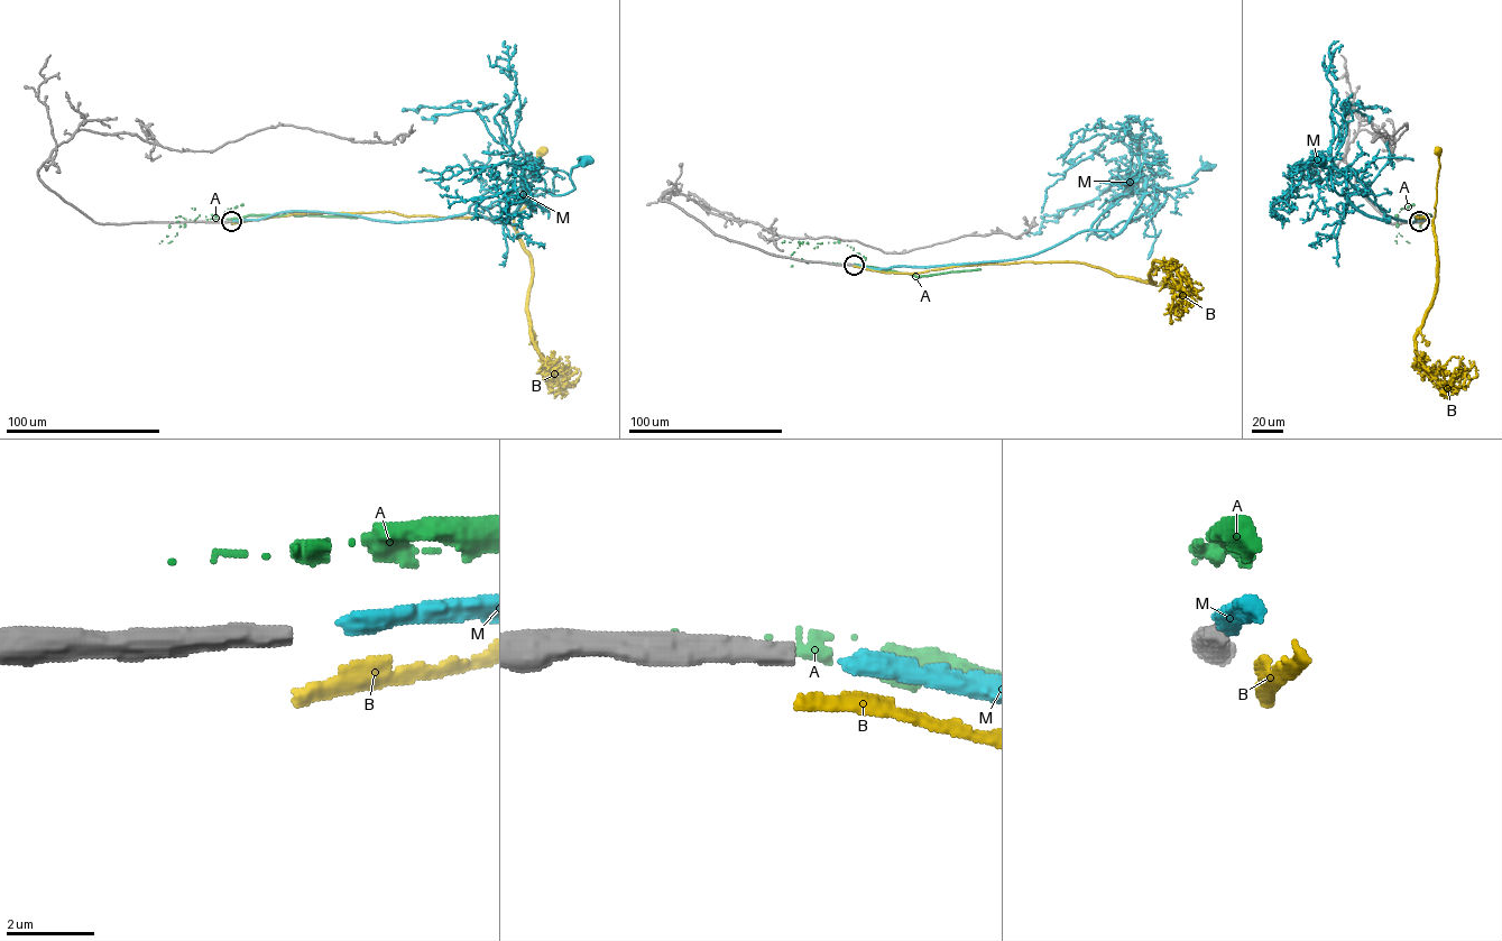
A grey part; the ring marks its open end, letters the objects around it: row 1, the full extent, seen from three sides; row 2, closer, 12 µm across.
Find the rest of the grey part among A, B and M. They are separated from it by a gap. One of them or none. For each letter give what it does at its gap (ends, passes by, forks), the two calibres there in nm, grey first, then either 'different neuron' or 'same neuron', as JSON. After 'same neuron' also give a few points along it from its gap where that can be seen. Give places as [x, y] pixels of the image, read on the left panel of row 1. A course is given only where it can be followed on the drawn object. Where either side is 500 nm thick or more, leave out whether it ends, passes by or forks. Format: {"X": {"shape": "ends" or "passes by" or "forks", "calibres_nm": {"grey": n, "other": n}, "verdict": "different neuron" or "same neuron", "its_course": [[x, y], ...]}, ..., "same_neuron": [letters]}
{"A": {"shape": "ends", "calibres_nm": {"grey": 480, "other": 380}, "verdict": "different neuron"}, "B": {"shape": "ends", "calibres_nm": {"grey": 480, "other": 400}, "verdict": "different neuron"}, "M": {"shape": "ends", "calibres_nm": {"grey": 480, "other": 400}, "verdict": "same neuron", "its_course": [[232, 221], [295, 211], [396, 222], [473, 213], [499, 221], [527, 188], [572, 191], [570, 169], [583, 160]]}, "same_neuron": ["M"]}

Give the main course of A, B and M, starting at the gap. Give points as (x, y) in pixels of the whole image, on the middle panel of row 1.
A: (854, 265), (868, 266), (854, 248), (802, 241), (792, 254), (792, 266)
B: (854, 266), (912, 273), (991, 264), (1084, 263), (1118, 276), (1155, 285), (1164, 283)
M: (855, 265), (995, 261), (1039, 254), (1089, 230), (1117, 233), (1146, 194), (1195, 182), (1206, 167)

